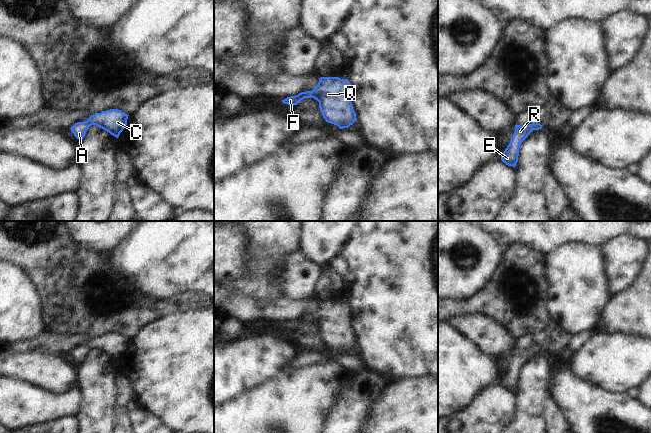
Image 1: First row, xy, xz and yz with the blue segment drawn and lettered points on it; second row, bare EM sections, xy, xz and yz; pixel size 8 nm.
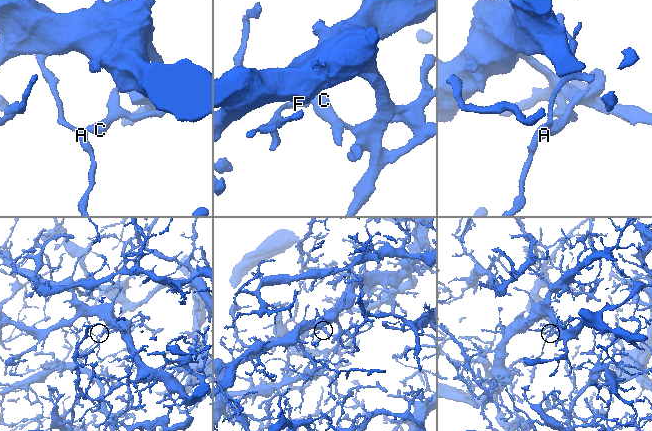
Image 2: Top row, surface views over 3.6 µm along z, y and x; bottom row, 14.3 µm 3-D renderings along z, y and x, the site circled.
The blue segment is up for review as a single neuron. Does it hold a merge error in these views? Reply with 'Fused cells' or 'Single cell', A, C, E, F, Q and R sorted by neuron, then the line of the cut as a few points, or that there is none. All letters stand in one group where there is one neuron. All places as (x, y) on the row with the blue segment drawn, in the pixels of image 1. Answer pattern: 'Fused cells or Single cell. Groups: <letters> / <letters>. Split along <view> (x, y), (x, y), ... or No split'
Single cell. Groups: A C E F Q R. No split

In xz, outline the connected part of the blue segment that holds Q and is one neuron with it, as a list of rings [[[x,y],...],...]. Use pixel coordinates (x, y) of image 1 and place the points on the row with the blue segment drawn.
[[[321,77],[312,91],[287,97],[282,102],[288,105],[297,105],[304,98],[311,97],[319,102],[320,111],[326,122],[343,129],[357,121],[351,102],[351,84],[348,79]]]

